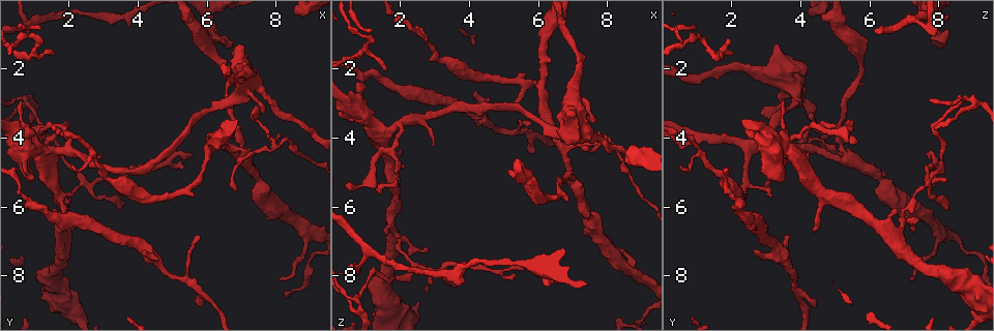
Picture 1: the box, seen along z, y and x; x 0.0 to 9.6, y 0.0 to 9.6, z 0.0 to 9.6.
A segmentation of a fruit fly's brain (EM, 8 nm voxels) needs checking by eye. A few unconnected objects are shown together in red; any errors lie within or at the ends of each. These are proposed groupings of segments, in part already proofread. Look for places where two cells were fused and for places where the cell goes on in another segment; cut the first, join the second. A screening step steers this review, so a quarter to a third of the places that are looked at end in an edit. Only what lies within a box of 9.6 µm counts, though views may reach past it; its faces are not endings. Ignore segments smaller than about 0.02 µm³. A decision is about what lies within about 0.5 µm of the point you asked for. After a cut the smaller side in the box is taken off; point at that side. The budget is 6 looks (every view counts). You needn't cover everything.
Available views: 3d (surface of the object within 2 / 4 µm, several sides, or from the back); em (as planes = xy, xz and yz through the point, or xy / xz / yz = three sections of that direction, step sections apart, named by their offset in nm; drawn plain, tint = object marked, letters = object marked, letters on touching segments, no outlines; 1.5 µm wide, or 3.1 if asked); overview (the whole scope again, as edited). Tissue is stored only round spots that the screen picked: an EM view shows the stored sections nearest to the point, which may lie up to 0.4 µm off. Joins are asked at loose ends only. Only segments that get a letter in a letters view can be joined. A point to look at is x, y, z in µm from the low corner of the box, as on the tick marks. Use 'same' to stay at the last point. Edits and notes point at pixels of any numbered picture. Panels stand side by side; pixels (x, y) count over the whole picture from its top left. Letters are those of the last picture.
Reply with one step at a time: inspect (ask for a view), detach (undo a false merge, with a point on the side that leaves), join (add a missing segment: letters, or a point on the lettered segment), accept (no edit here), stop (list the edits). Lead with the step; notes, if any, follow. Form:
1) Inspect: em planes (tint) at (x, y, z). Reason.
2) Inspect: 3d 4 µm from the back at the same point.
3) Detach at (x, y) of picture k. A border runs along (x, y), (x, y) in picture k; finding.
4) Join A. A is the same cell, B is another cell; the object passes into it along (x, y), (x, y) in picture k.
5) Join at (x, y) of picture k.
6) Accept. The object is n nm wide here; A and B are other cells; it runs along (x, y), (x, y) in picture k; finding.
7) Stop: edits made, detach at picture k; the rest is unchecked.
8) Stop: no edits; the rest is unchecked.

Inspect: 3d 2 µm at (2.90, 4.55, 4.25). Free end.

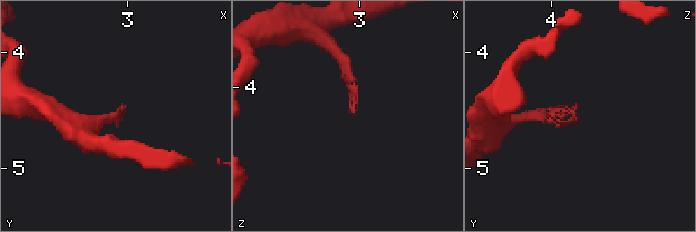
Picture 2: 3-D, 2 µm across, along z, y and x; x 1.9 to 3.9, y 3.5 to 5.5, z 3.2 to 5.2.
Inspect: em xy step 8 (tint) at (2.90, 4.52, 4.20).

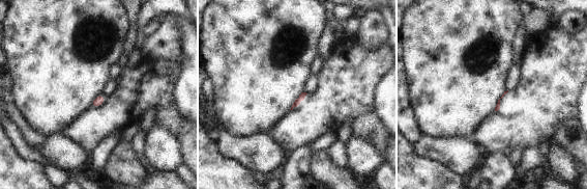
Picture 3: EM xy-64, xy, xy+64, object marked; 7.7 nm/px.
Inspect: em planes (letters) at the same point. Another direction.

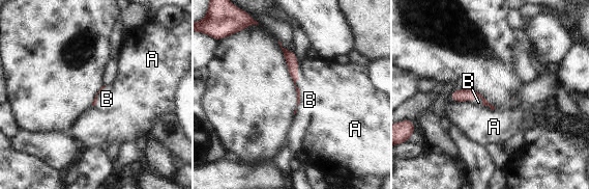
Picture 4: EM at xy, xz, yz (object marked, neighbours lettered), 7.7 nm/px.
Join B. B is the same cell, A is another cell; the object passes into it along (290, 57), (295, 85), (310, 100) in picture 4; it goes on there.

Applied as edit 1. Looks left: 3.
Inspect: em planes (tint) at (2.00, 6.70, 4.35). Branch stops here.

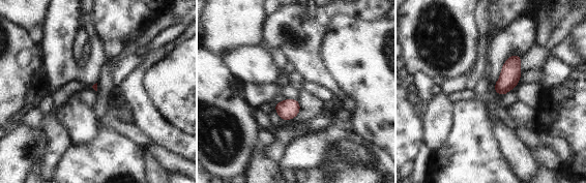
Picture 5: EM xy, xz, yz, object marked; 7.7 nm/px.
Inspect: em planes (letters) at the same point. What lies round it.

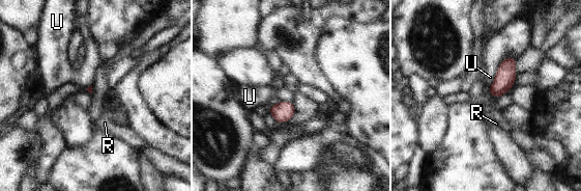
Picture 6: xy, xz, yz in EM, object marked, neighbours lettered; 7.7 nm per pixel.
Accept. The longest contact is with U, 160 nm; R and U are other cells; no lettered segment goes on from it.

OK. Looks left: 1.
Inspect: em planes (letters) at (8.10, 8.10, 7.25). An open end.

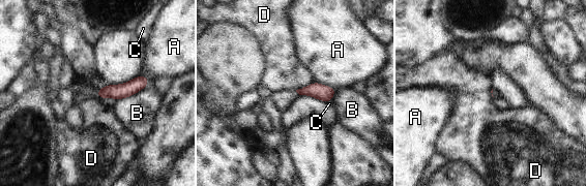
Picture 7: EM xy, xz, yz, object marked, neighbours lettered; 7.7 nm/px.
Accept. A, B, C and D are other cells; a border runs along (313, 82), (295, 90) in picture 7; no lettered segment goes on from it.

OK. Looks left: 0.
Stop: edits made, join at picture 4; the rest is unchecked.

